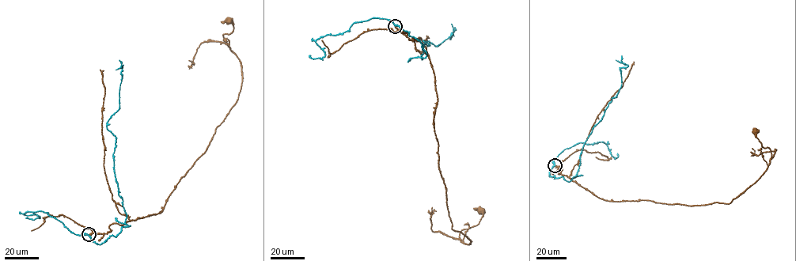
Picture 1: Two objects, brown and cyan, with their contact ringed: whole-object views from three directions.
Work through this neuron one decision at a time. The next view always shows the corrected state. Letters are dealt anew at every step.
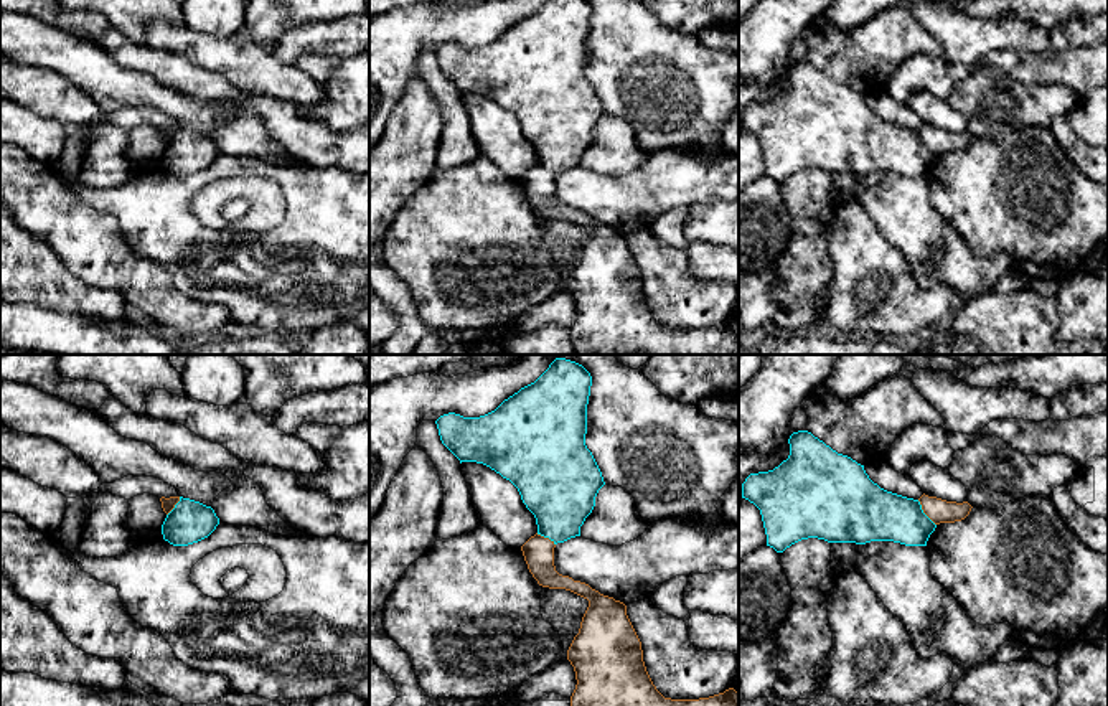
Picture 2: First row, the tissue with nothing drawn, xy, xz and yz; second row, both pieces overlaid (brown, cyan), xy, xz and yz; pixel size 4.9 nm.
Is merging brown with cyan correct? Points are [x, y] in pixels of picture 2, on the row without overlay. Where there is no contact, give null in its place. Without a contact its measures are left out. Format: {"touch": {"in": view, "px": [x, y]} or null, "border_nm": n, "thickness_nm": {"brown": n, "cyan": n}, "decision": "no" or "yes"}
{"touch": {"in": "yz", "px": [924, 142]}, "border_nm": 160, "thickness_nm": {"brown": 120, "cyan": 260}, "decision": "no"}

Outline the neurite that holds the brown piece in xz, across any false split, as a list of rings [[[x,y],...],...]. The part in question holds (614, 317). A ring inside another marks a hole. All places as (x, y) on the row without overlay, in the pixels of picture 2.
[[[536,163],[521,181],[539,216],[566,219],[589,231],[567,280],[577,310],[570,327],[575,355],[739,355],[734,318],[699,330],[664,328],[646,302],[627,236],[559,205],[554,178],[554,172]]]

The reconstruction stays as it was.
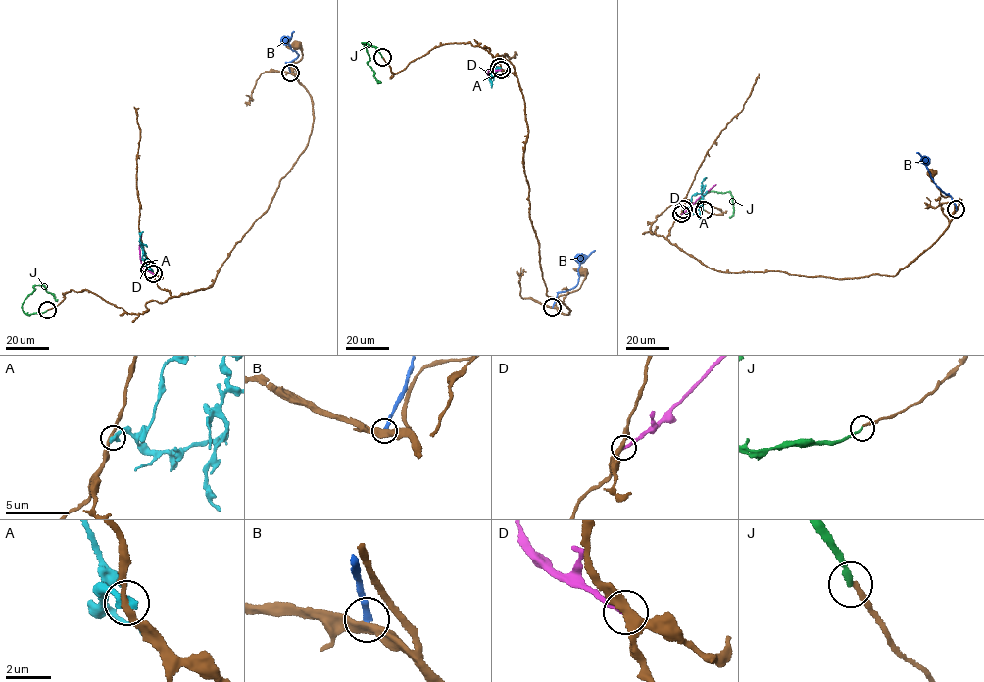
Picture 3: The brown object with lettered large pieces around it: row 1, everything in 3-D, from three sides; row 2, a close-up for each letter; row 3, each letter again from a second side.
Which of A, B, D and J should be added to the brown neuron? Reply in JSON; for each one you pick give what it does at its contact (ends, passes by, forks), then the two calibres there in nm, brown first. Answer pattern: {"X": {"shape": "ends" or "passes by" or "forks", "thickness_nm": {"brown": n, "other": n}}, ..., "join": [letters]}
{"join": []}

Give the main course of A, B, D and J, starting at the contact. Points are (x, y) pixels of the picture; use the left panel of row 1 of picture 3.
A: (150, 269), (142, 255), (140, 239), (143, 231)
B: (289, 73), (287, 63), (298, 54), (288, 43), (294, 32)
D: (153, 273), (144, 269), (141, 261), (142, 233)
J: (47, 310), (24, 312), (23, 302), (35, 290), (34, 286), (43, 286), (58, 299)

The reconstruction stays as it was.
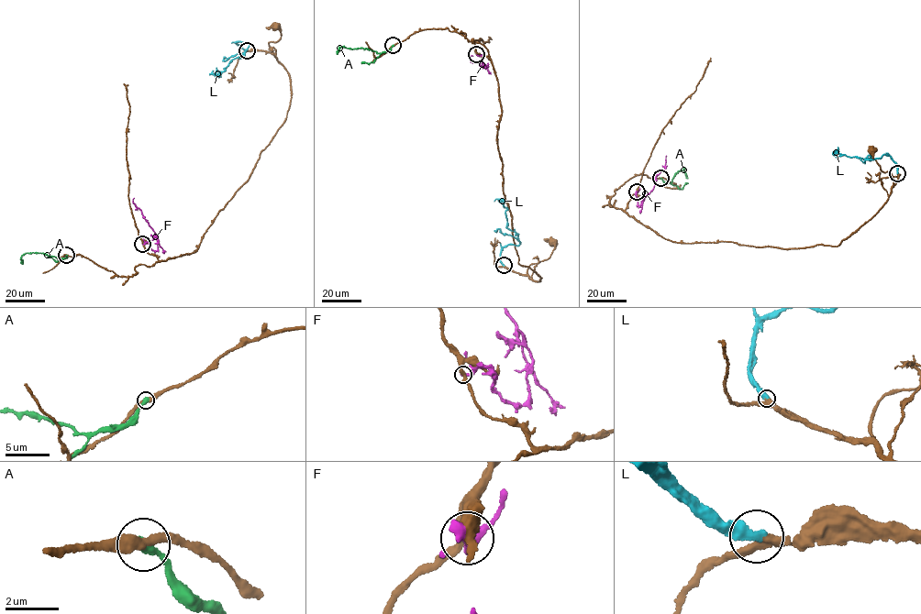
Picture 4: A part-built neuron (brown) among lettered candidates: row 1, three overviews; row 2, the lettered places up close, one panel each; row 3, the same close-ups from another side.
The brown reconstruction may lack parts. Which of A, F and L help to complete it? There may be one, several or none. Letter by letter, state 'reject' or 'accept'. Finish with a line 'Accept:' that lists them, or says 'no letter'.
A: reject
F: reject
L: accept
Accept: L

